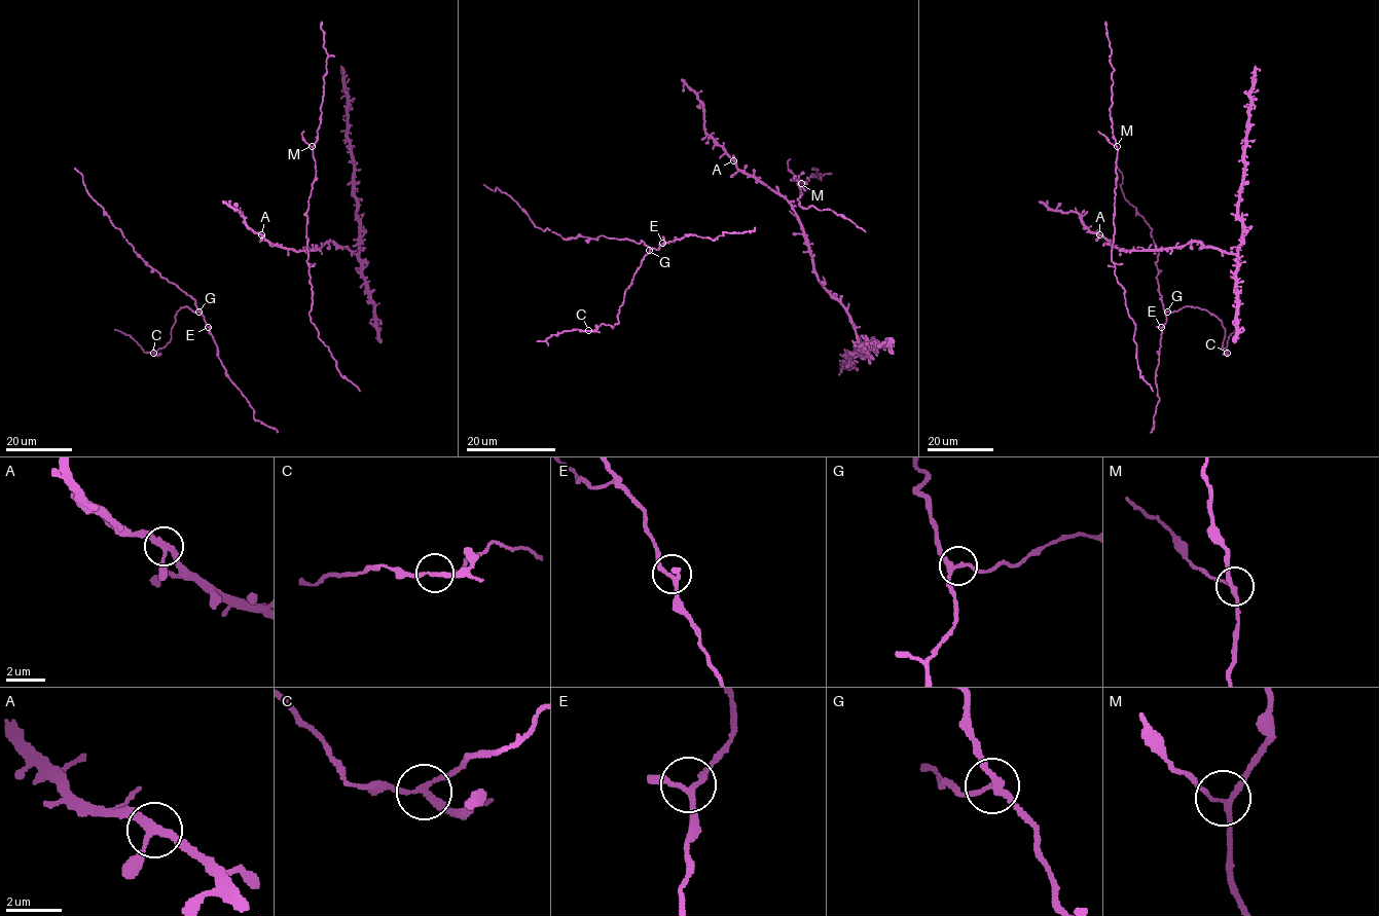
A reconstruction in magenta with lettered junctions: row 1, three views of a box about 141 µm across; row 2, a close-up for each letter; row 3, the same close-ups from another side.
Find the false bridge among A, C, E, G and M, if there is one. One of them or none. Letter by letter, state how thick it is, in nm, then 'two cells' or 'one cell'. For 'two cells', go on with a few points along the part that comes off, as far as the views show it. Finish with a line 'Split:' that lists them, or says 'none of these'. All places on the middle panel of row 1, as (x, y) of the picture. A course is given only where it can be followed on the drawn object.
A: calibre 280 nm; one cell
C: calibre 200 nm; two cells; course (588, 330), (576, 328), (536, 341)
E: calibre 180 nm; one cell
G: calibre 180 nm; one cell
M: calibre 170 nm; one cell
Split: C

